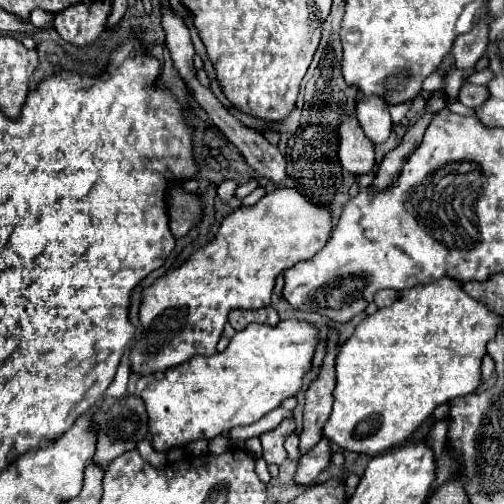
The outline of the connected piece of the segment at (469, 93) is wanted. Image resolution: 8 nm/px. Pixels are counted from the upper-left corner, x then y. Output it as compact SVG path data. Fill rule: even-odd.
M467 82L467 84L461 86L457 100L461 104L469 106L469 108L477 108L477 106L481 106L487 100L487 96L489 96L489 92L487 92L485 86L475 86L475 84Z

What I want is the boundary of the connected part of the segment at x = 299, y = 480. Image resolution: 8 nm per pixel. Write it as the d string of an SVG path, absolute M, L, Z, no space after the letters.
M323 438L319 444L315 444L309 452L303 454L297 472L293 476L293 482L297 486L311 484L327 468L329 462L331 462L331 448L329 448L329 440Z

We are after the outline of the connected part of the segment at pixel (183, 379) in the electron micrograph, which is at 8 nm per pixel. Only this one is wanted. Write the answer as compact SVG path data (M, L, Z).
M285 320L277 326L251 324L245 330L237 332L223 352L217 352L213 356L195 356L167 370L161 380L149 382L147 388L141 392L141 398L147 408L147 424L153 450L167 452L175 446L183 446L195 440L213 440L215 436L231 428L251 424L263 418L263 414L279 408L285 398L295 396L301 388L301 378L311 366L317 342L317 330L309 322Z

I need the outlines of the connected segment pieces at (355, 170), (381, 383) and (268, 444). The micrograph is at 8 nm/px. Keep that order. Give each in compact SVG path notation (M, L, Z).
M343 118L339 134L341 134L339 140L341 166L355 176L371 172L375 166L375 154L373 154L375 148L371 146L371 142L367 142L367 138L363 138L357 118Z
M449 278L399 292L391 306L379 308L361 320L353 336L341 344L335 360L337 386L333 390L333 412L323 434L343 450L369 456L405 442L439 404L479 388L481 358L487 354L485 346L495 336L499 322L501 318L497 314L491 314L481 302L467 296L459 282L451 282Z
M285 418L275 430L269 430L261 436L263 458L267 460L267 464L281 464L283 460L287 460L287 452L283 448L283 442L293 432L295 432L295 420Z

